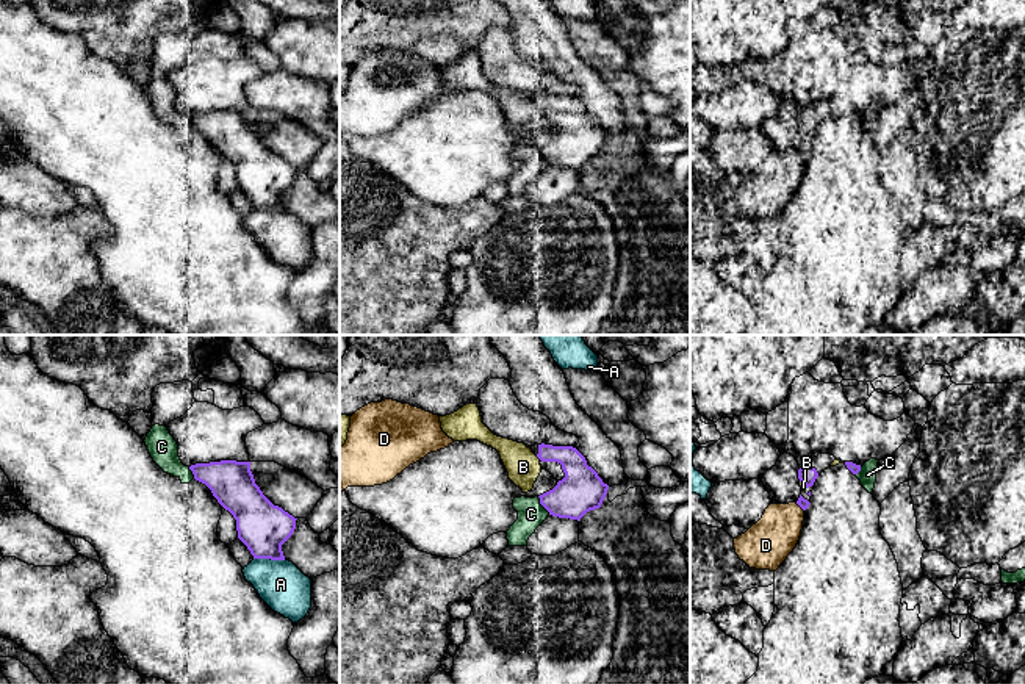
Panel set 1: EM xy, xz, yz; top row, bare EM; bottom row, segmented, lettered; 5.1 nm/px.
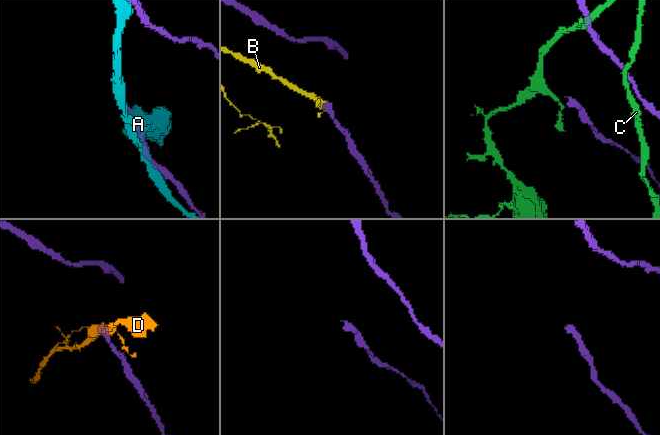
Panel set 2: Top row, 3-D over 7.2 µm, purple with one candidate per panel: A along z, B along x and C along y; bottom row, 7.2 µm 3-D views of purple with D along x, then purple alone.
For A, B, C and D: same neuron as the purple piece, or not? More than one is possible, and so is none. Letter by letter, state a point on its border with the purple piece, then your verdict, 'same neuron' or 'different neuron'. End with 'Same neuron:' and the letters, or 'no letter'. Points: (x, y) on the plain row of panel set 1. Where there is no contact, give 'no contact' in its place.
A: contact xy (269, 207); different neuron
B: contact xz (539, 107); same neuron
C: contact xz (542, 154); different neuron
D: contact yz (800, 155); different neuron
Same neuron: B

